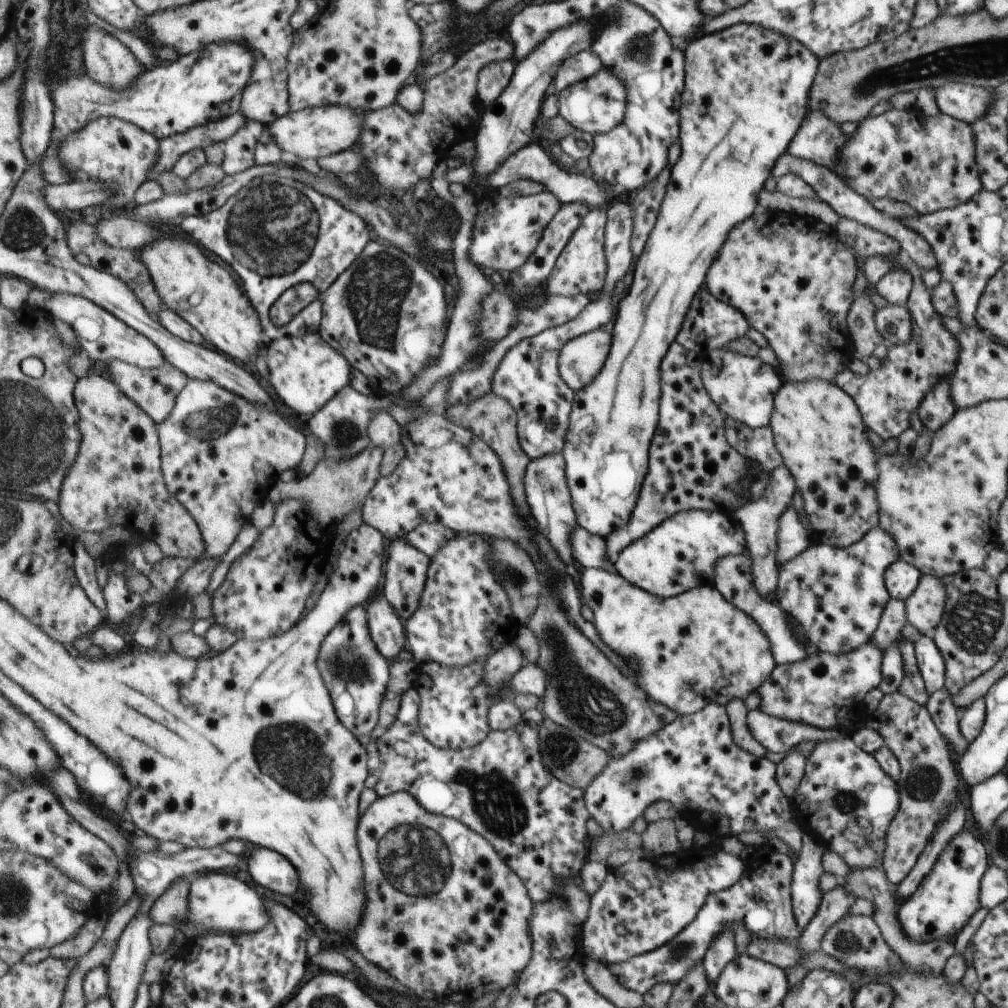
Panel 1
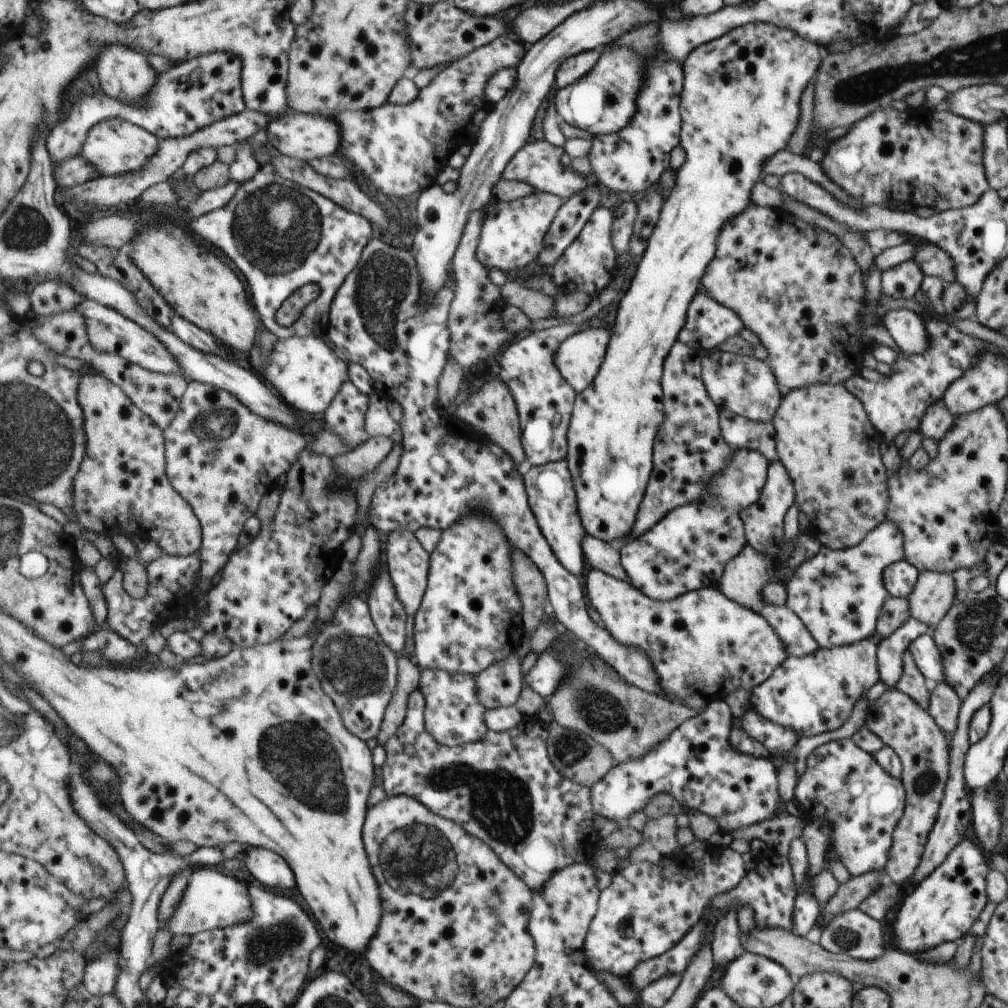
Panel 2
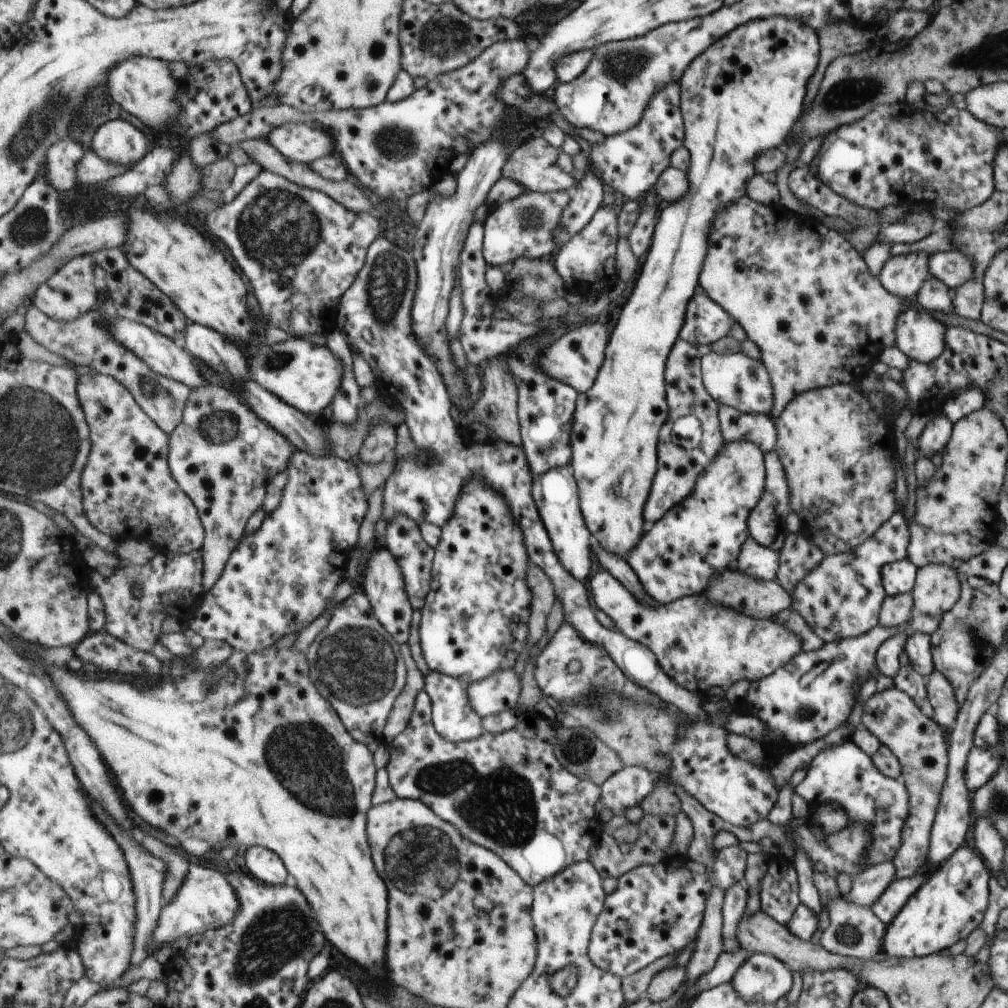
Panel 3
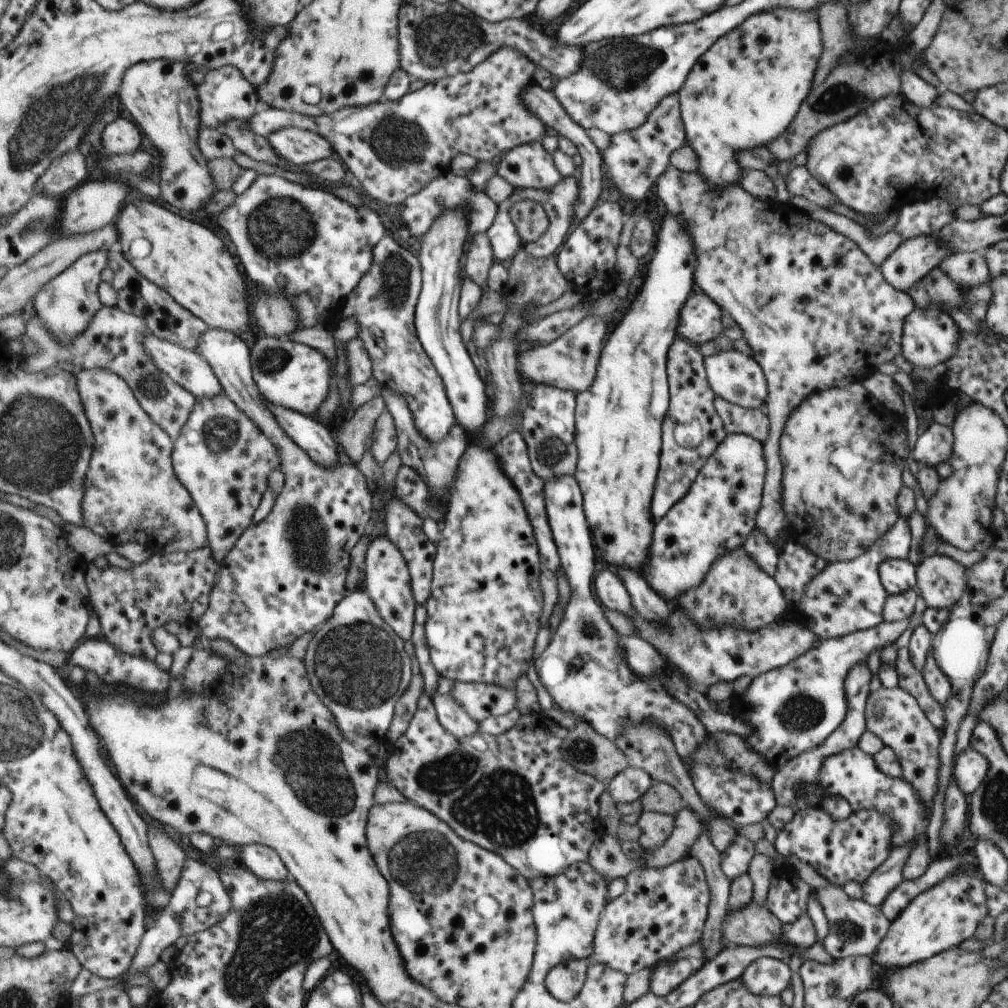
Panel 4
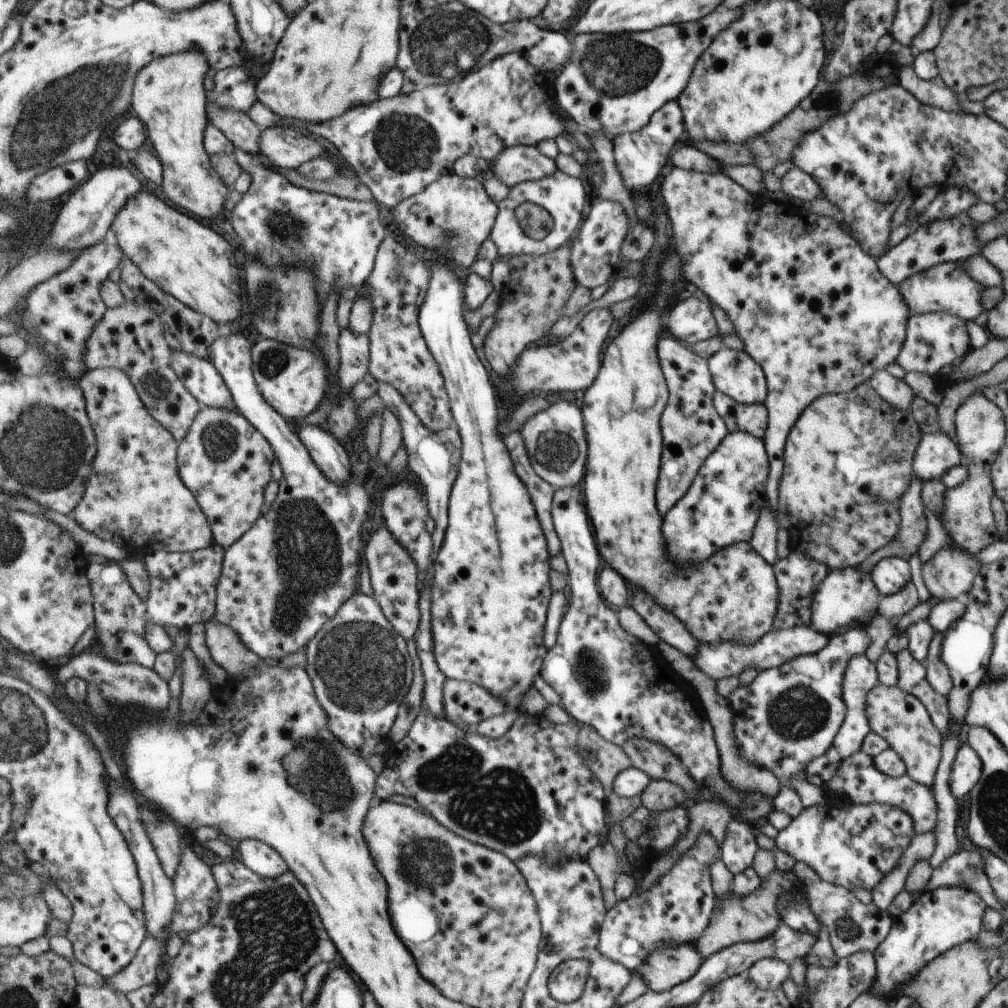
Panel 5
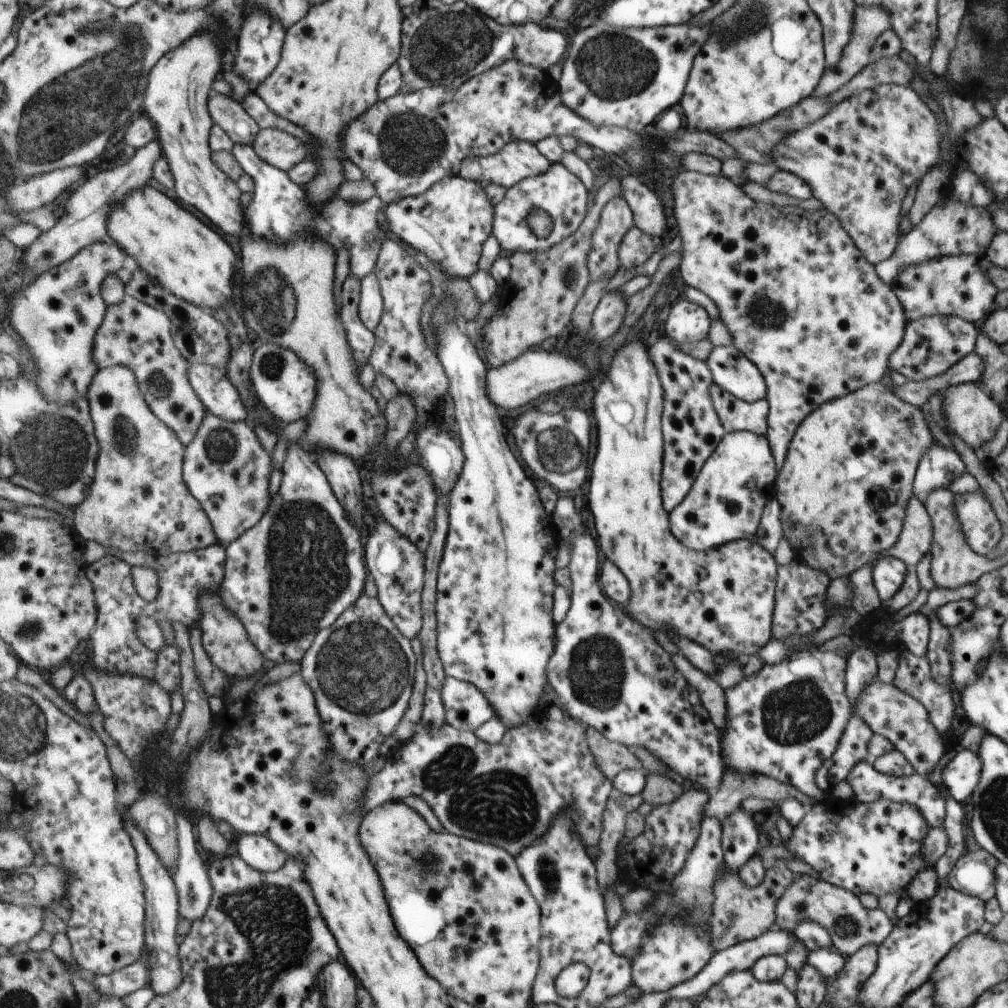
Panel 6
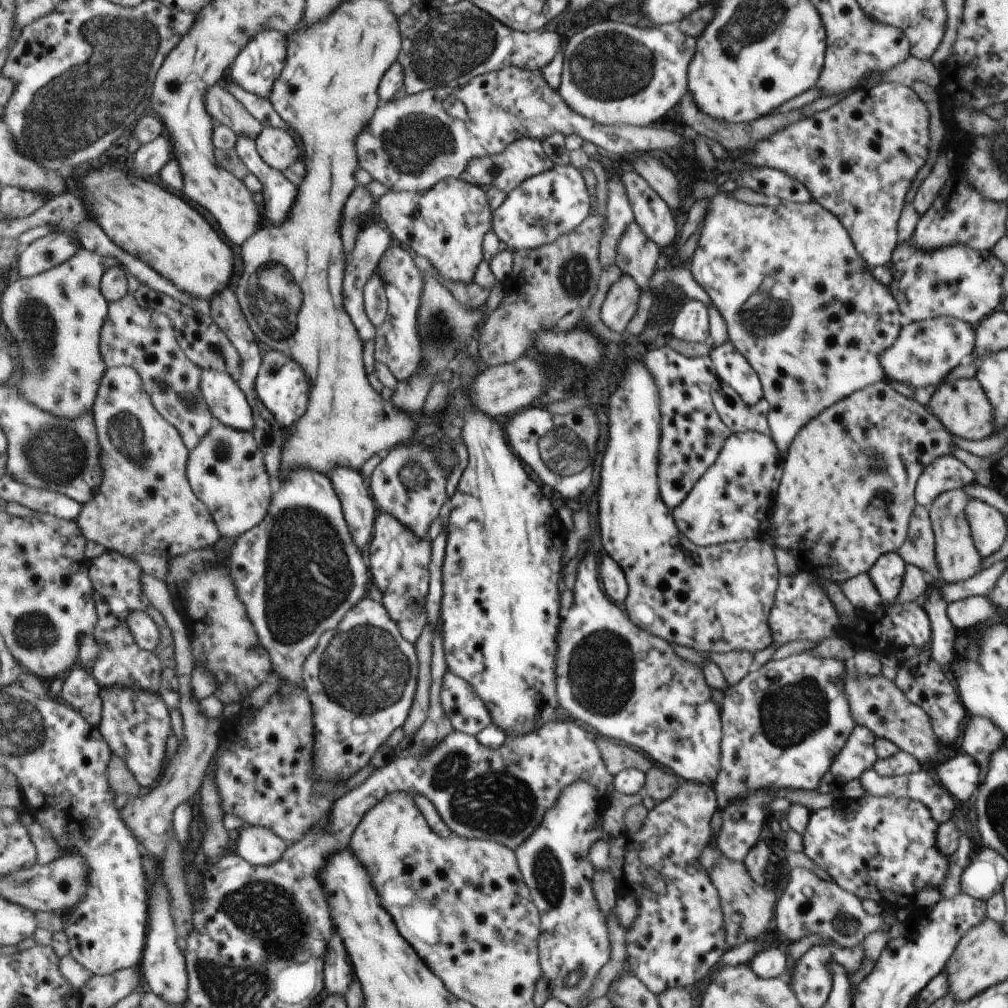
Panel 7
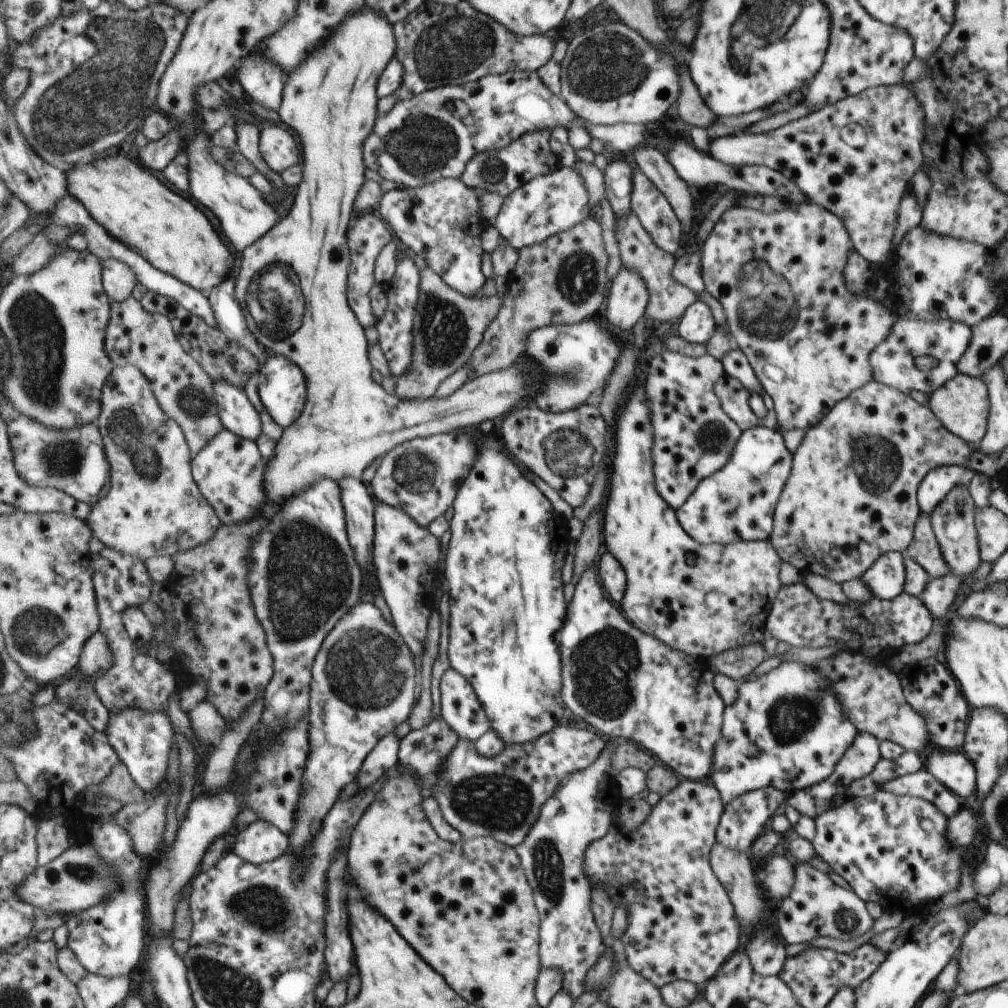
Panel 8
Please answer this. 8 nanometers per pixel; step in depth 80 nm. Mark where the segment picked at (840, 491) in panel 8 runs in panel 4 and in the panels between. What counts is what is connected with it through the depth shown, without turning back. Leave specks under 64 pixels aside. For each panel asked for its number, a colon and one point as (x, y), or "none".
4: (842, 451)
5: (848, 459)
6: (843, 489)
7: (835, 519)

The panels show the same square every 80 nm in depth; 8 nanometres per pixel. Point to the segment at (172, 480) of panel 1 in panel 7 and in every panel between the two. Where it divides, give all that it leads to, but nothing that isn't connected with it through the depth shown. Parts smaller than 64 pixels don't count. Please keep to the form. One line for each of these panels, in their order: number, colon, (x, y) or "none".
2: (223, 457)
3: (223, 454)
4: (224, 459)
5: (226, 462)
6: (226, 467)
7: (228, 471)

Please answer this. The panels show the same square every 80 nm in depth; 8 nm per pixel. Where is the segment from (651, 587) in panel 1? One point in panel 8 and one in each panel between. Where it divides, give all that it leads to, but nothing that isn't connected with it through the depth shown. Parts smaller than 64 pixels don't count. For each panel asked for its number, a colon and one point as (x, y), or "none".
2: (688, 549)
3: (676, 557)
4: (716, 517)
5: (722, 507)
6: (725, 506)
7: (733, 499)
8: (735, 504)

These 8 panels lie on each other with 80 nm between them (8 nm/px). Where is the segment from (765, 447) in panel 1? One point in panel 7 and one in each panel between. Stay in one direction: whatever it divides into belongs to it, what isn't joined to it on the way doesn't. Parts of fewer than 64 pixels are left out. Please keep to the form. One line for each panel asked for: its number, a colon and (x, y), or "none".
2: (738, 432)
3: (735, 426)
4: (735, 420)
5: (737, 416)
6: (734, 415)
7: (738, 417)

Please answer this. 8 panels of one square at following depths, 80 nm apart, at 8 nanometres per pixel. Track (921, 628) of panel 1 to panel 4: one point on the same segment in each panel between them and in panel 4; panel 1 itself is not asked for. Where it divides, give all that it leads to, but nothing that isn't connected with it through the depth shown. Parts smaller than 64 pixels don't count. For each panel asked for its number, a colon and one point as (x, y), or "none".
2: (930, 599)
3: (936, 589)
4: (940, 581)

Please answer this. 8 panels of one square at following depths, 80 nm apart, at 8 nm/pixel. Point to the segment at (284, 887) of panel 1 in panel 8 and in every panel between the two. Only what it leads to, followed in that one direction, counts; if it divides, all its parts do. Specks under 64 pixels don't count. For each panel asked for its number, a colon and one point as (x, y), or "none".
2: (266, 866)
3: (265, 864)
4: (262, 860)
5: (265, 860)
6: (258, 850)
7: (260, 845)
8: (260, 842)

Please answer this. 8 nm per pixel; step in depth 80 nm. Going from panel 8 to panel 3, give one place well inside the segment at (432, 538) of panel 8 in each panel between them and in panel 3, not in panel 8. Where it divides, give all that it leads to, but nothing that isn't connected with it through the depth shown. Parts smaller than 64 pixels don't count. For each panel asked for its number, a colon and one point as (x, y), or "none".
3: (384, 583)
4: (388, 580)
5: (396, 579)
6: (398, 566)
7: (399, 560)

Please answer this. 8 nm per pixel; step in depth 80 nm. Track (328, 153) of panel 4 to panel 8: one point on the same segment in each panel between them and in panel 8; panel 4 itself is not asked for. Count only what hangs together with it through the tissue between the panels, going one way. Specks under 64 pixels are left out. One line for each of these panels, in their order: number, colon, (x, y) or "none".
5: (284, 148)
6: (274, 146)
7: (277, 147)
8: (278, 147)

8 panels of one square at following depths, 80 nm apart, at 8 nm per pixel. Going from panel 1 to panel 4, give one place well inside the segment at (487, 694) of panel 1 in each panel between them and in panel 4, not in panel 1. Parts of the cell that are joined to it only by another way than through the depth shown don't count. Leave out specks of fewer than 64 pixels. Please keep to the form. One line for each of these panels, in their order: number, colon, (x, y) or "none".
2: (455, 716)
3: (454, 718)
4: (452, 714)

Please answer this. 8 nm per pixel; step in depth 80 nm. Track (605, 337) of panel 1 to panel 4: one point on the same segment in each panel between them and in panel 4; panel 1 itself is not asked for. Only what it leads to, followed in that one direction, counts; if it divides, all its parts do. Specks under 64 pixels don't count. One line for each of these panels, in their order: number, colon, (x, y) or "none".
2: (578, 358)
3: (573, 359)
4: (568, 363)

